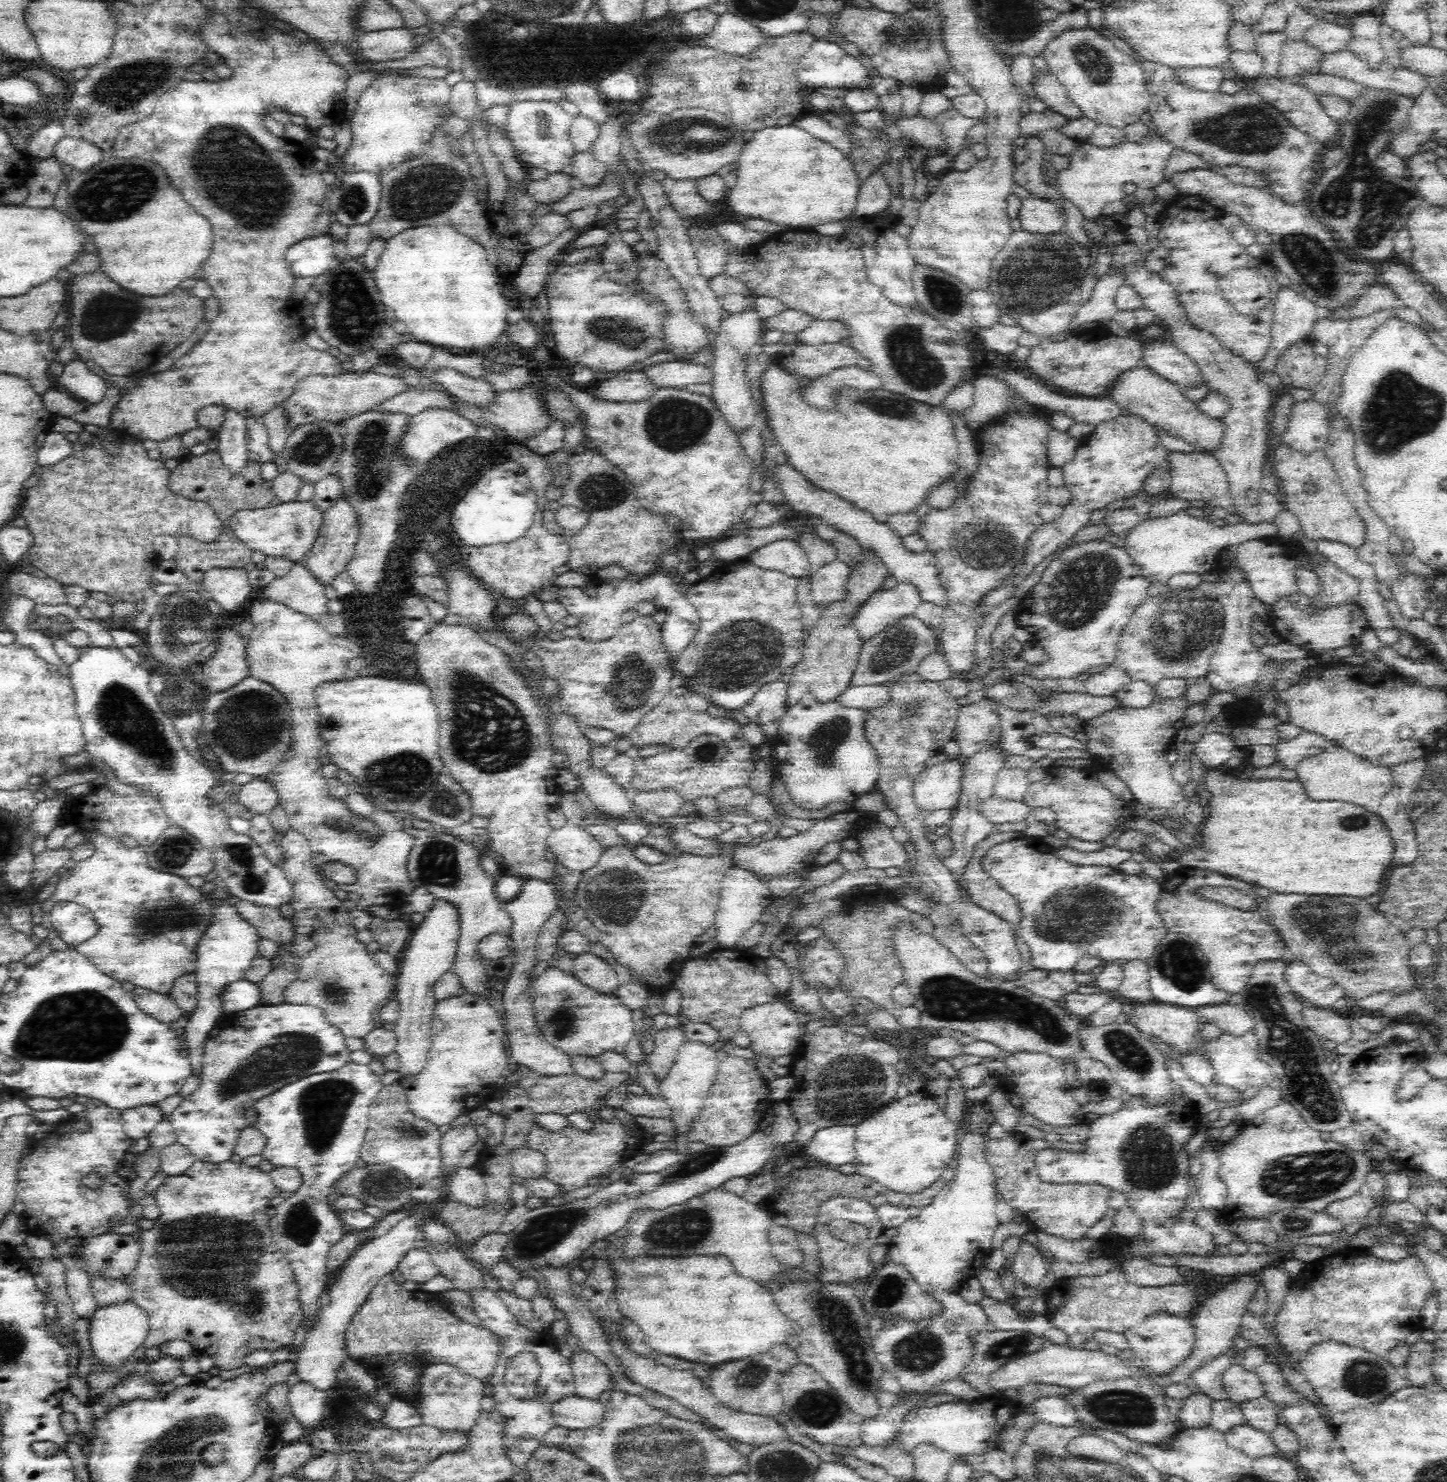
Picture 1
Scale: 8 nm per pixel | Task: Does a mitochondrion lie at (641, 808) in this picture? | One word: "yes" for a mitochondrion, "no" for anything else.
no

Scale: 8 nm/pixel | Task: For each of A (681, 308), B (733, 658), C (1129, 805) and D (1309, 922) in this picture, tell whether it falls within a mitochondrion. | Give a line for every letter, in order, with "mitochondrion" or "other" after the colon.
A: other
B: mitochondrion
C: other
D: mitochondrion

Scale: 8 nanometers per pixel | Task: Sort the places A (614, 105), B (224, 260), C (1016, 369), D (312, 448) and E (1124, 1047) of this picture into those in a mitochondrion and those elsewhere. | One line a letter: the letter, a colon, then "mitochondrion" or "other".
A: other
B: other
C: other
D: mitochondrion
E: mitochondrion

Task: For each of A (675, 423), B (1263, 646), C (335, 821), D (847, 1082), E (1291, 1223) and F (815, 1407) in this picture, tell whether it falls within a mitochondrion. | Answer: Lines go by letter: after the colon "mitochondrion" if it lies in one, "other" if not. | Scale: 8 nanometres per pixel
A: mitochondrion
B: other
C: mitochondrion
D: mitochondrion
E: mitochondrion
F: mitochondrion

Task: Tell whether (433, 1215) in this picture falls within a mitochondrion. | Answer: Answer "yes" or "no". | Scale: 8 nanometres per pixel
no

